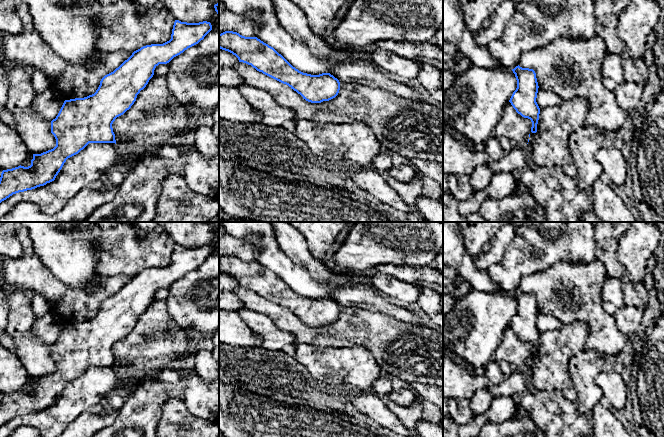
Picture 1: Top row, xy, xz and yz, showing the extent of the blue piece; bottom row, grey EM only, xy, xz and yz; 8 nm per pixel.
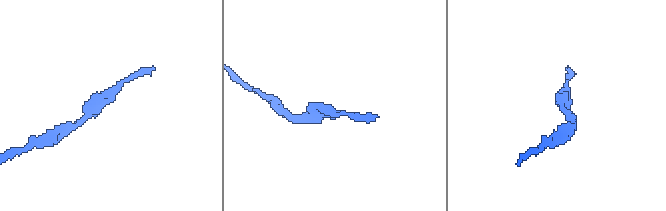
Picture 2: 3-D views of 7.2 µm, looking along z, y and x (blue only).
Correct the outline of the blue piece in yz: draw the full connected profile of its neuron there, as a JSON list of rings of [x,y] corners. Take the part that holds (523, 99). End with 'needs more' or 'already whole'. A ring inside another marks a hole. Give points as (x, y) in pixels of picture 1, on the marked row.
[[[519,65],[512,69],[517,80],[517,88],[513,92],[509,102],[524,118],[532,122],[531,132],[537,132],[540,108],[536,102],[538,82],[533,69],[522,68]]]; already whole

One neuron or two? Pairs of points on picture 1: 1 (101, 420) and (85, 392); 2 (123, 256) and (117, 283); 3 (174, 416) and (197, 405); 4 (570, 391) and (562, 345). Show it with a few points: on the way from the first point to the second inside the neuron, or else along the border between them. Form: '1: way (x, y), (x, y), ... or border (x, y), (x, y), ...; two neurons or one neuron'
1: border (112, 392), (105, 395), (97, 403), (73, 419); two neurons
2: border (99, 275), (132, 276); two neurons
3: border (181, 398), (192, 413), (208, 421); two neurons
4: way (561, 380), (561, 356); one neuron

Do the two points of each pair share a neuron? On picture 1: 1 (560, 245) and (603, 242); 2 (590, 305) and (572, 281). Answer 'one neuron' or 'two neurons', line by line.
1: two neurons
2: one neuron

